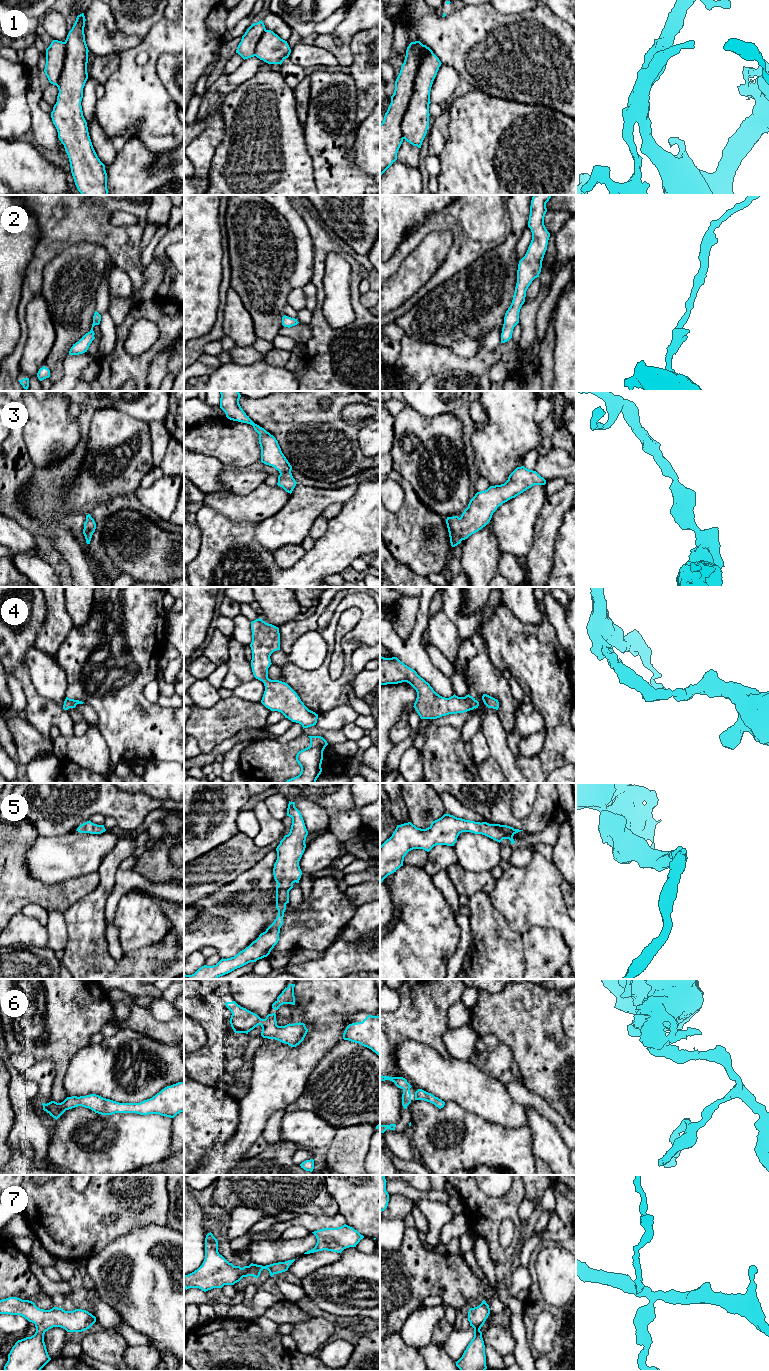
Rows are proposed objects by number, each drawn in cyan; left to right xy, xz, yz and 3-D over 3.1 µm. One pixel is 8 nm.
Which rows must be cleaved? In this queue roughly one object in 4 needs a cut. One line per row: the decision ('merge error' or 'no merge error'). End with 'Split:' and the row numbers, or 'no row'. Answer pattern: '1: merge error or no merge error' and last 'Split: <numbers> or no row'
1: no merge error
2: no merge error
3: no merge error
4: no merge error
5: no merge error
6: no merge error
7: no merge error
Split: no row

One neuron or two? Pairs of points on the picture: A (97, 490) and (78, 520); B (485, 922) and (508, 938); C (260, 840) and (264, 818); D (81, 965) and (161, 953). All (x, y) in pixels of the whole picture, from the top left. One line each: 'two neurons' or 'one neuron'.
A: two neurons
B: one neuron
C: one neuron
D: one neuron

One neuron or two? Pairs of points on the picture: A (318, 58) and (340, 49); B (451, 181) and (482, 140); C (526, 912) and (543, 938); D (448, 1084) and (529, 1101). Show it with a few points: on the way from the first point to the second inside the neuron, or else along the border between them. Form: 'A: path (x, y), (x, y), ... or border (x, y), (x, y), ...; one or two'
A: border (314, 44), (328, 50), (339, 63); two
B: path (461, 171), (482, 150); one
C: border (558, 931), (552, 928), (532, 926), (522, 935); two
D: border (504, 1084), (510, 1096), (525, 1107); two

